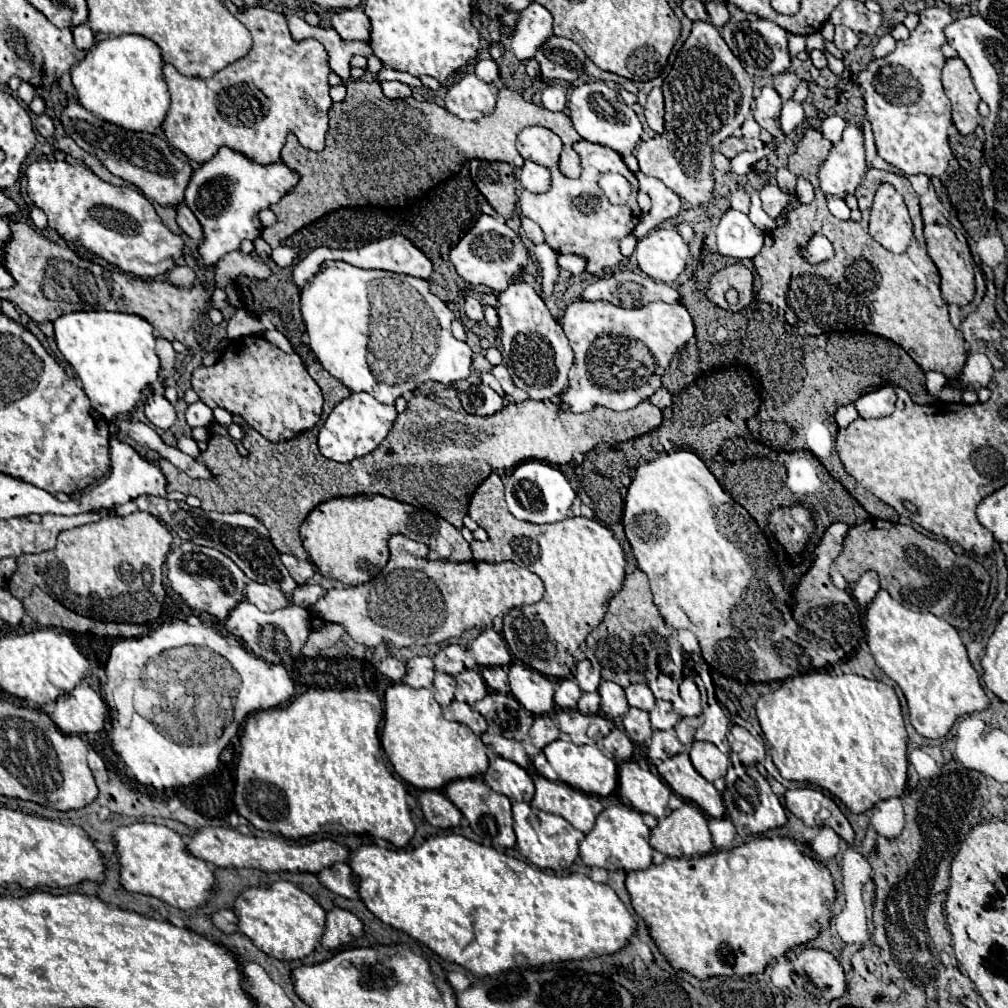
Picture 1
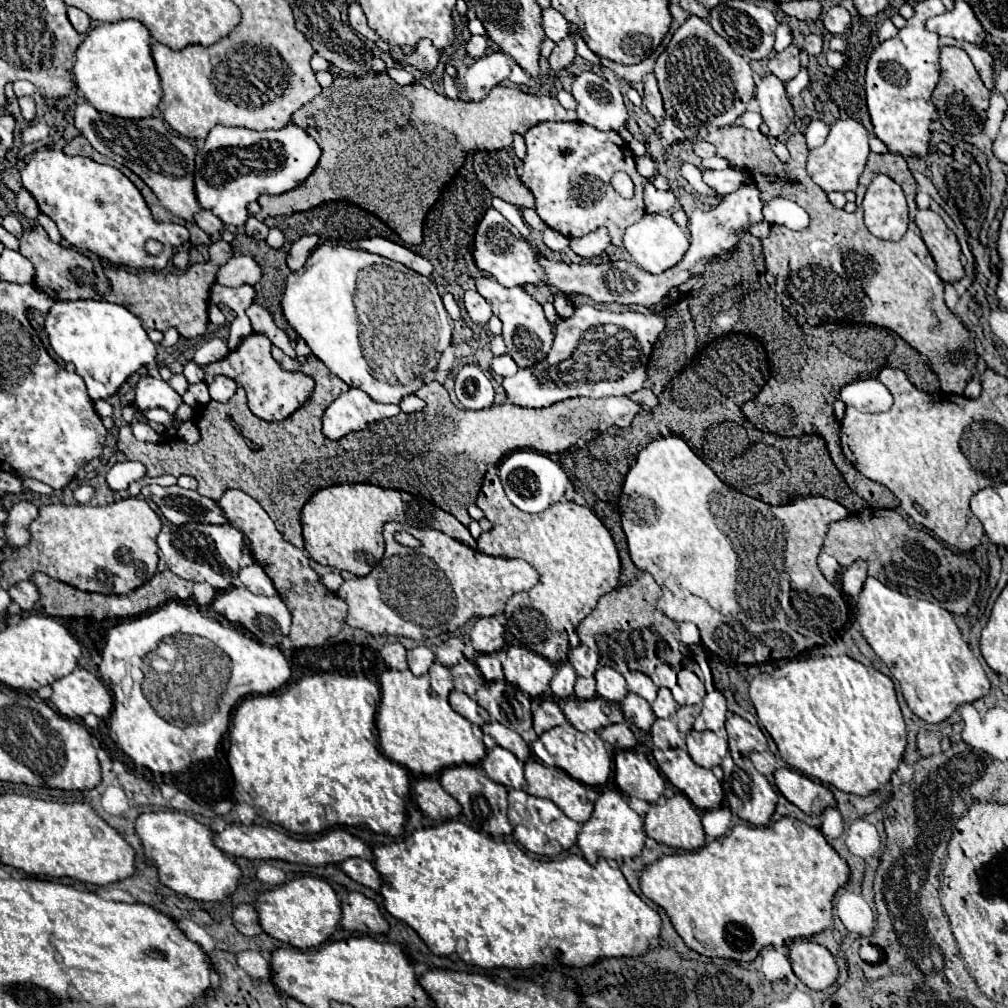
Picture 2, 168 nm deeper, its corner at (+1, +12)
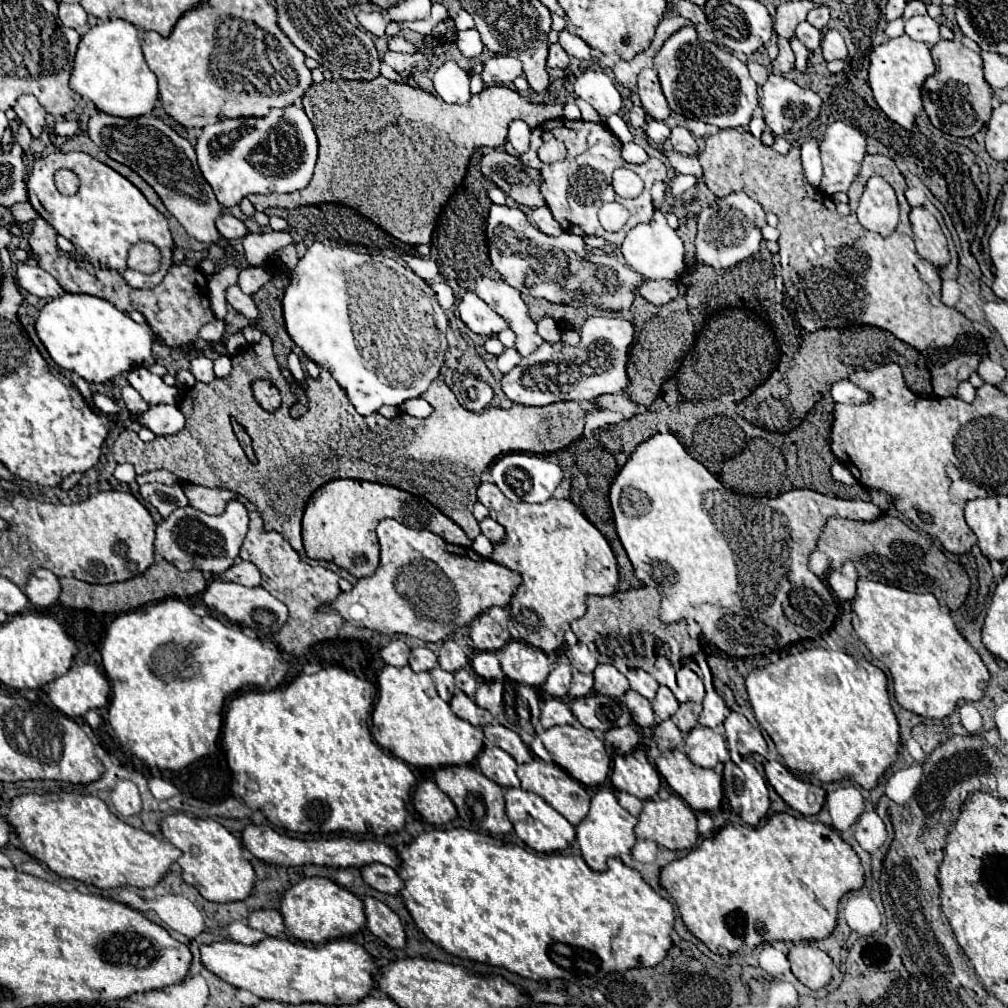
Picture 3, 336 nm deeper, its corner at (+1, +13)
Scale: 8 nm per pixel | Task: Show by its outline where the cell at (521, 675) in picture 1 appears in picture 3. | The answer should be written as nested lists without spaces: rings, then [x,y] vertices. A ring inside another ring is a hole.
[[[524,641],[506,643],[500,651],[496,651],[496,657],[510,679],[530,687],[540,687],[550,673],[550,661],[544,651]]]

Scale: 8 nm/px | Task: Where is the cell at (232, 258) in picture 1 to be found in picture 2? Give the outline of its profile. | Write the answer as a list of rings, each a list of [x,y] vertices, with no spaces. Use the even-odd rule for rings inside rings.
[[[36,226],[24,230],[20,236],[20,254],[34,264],[34,286],[40,288],[52,300],[106,300],[122,304],[142,320],[146,330],[166,330],[174,326],[180,336],[196,338],[206,332],[208,326],[208,294],[216,282],[216,272],[230,258],[230,244],[216,240],[208,246],[210,260],[204,264],[192,264],[184,274],[160,272],[160,270],[132,270],[124,266],[112,266],[112,278],[104,274],[98,258],[78,252],[62,244],[54,244],[44,228]]]

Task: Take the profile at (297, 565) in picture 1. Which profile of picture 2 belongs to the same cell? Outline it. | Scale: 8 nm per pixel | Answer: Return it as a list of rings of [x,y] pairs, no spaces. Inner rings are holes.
[[[228,490],[222,500],[218,502],[218,506],[224,510],[226,518],[236,524],[238,528],[242,528],[242,532],[250,538],[250,548],[254,552],[256,562],[260,564],[268,564],[264,570],[266,574],[272,578],[278,594],[282,596],[284,604],[290,608],[292,612],[292,632],[290,632],[290,640],[294,642],[296,648],[304,648],[304,646],[322,646],[328,638],[336,636],[346,620],[346,602],[336,598],[324,598],[326,590],[320,584],[320,576],[310,568],[308,558],[304,554],[304,550],[296,548],[294,544],[286,542],[284,536],[276,530],[272,518],[266,514],[266,510],[252,500],[248,494],[240,492],[240,490]]]

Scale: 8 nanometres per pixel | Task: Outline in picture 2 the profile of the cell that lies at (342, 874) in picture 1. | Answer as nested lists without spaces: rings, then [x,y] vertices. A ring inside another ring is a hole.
[[[344,860],[344,864],[340,864],[340,870],[354,882],[372,890],[378,890],[382,884],[380,874],[374,870],[370,860]]]

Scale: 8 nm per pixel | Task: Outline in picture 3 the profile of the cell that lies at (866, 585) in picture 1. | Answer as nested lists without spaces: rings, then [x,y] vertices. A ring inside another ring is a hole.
[[[844,563],[838,571],[830,571],[828,577],[828,587],[832,589],[832,593],[840,599],[840,601],[850,601],[856,595],[856,569],[852,563]]]

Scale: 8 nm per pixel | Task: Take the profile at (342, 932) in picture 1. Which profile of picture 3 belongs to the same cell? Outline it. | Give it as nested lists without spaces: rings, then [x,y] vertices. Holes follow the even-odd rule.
[[[364,897],[362,901],[366,909],[366,921],[368,921],[366,927],[390,947],[404,949],[406,933],[400,923],[400,917],[388,905],[384,905],[374,897]]]

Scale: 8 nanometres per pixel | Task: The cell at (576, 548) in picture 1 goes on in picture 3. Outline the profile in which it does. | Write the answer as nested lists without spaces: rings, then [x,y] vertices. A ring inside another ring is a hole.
[[[482,483],[478,487],[478,501],[490,509],[490,517],[506,529],[504,543],[494,547],[492,561],[506,565],[508,569],[520,573],[522,583],[512,599],[512,621],[520,633],[520,639],[528,645],[542,649],[544,653],[556,651],[564,643],[564,633],[570,629],[574,619],[580,619],[586,613],[586,595],[614,595],[618,585],[618,567],[616,557],[604,539],[604,535],[574,507],[570,499],[550,497],[546,503],[514,503],[494,485]]]

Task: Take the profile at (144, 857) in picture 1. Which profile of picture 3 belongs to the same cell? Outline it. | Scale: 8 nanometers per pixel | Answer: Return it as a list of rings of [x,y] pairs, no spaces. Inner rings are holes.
[[[174,813],[160,821],[164,837],[182,851],[180,867],[184,869],[182,877],[188,885],[196,887],[200,895],[214,903],[244,901],[256,883],[256,873],[250,861],[244,857],[244,845],[238,835],[230,833],[214,819],[190,817],[186,813]]]

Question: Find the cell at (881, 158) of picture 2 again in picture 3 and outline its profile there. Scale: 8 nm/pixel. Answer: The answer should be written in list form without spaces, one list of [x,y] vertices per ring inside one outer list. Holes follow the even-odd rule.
[[[724,129],[706,139],[706,149],[698,159],[704,169],[706,185],[716,197],[744,191],[778,217],[780,255],[786,255],[788,259],[790,279],[800,297],[796,317],[806,331],[852,327],[854,323],[886,329],[900,341],[916,347],[928,359],[932,389],[938,397],[956,395],[956,387],[978,369],[982,355],[978,353],[976,329],[960,311],[942,303],[938,269],[916,253],[908,221],[910,205],[904,197],[906,181],[890,157],[864,157],[860,173],[848,191],[852,211],[846,217],[838,215],[836,205],[828,195],[804,183],[800,149],[796,147],[784,157],[762,145],[748,131]],[[872,175],[890,181],[898,191],[898,199],[902,199],[898,227],[888,237],[864,229],[856,219],[856,203],[866,179]]]

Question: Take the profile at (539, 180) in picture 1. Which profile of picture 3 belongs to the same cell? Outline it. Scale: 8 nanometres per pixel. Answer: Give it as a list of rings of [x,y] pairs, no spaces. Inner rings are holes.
[[[512,121],[508,131],[508,141],[518,153],[524,153],[530,147],[530,127],[524,121]]]

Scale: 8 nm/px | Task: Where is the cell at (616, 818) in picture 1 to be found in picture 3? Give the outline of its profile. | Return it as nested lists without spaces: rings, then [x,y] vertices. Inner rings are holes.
[[[600,787],[592,795],[590,811],[582,819],[582,823],[576,827],[576,839],[582,851],[582,857],[586,865],[592,871],[604,871],[606,869],[606,859],[608,857],[620,857],[624,853],[630,853],[634,847],[636,835],[634,835],[634,825],[638,823],[636,817],[632,817],[616,799],[616,795],[607,787]]]

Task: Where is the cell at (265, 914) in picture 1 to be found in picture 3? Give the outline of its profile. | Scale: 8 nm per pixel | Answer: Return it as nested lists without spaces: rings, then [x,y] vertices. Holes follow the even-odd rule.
[[[310,877],[290,887],[282,899],[280,911],[286,923],[286,931],[290,931],[298,941],[326,943],[332,939],[352,937],[366,927],[362,899],[356,897],[346,887],[324,877]]]

